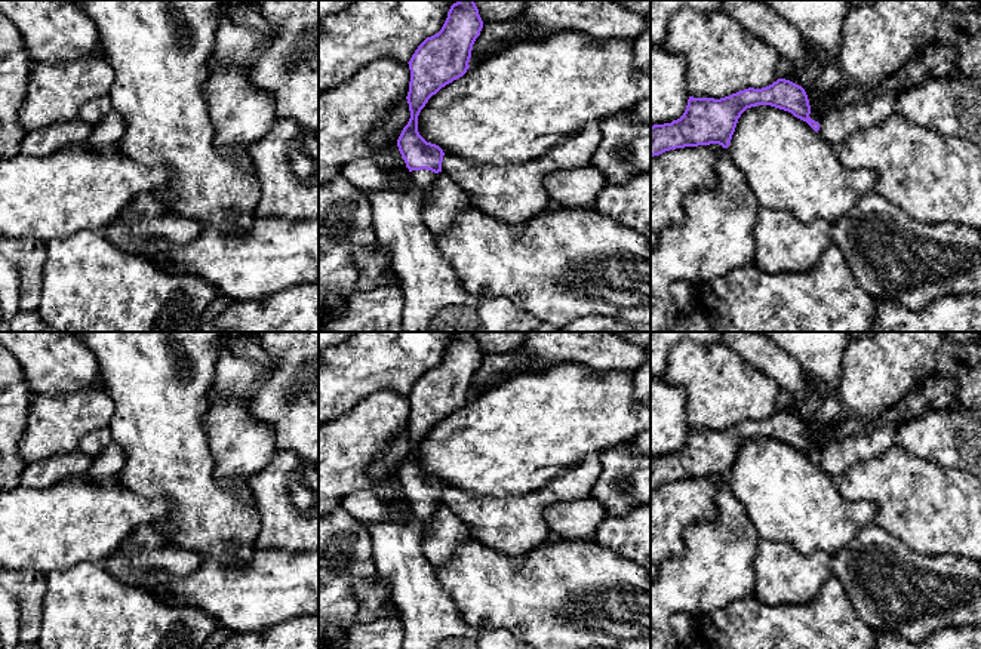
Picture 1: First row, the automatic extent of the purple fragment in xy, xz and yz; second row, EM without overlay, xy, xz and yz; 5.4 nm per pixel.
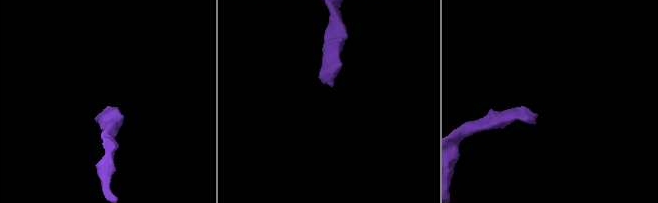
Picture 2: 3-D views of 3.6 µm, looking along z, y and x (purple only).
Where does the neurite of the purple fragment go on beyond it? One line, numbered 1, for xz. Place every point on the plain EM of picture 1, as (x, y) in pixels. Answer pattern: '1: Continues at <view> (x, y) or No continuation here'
1: Continues at xz (424, 511)

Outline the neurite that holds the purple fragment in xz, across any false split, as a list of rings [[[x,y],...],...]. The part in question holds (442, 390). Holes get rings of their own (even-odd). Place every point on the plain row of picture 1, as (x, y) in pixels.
[[[458,332],[448,344],[442,362],[427,369],[412,387],[408,436],[410,450],[403,459],[397,479],[410,504],[410,513],[421,520],[425,533],[436,507],[442,504],[443,482],[427,474],[418,464],[418,447],[428,431],[442,419],[462,409],[483,353],[474,332]]]

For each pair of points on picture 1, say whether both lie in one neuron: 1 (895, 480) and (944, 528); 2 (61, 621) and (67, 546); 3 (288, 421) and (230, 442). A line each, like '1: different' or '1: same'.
1: same
2: different
3: different

